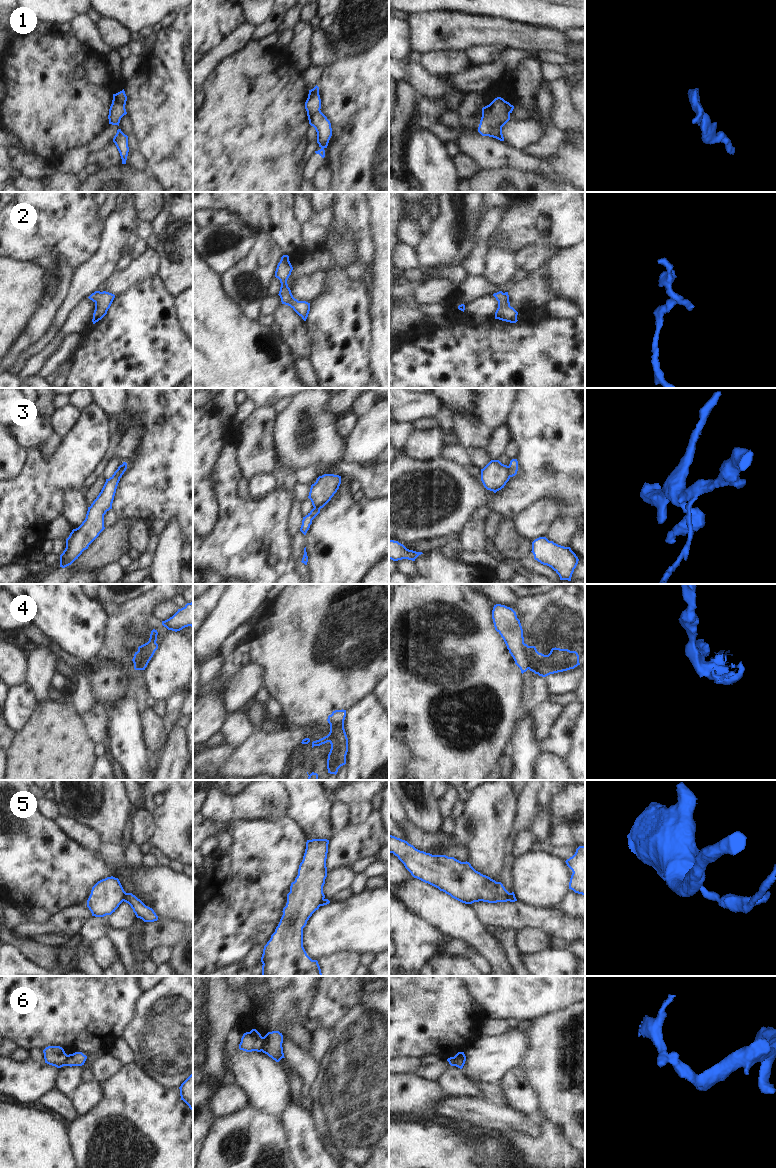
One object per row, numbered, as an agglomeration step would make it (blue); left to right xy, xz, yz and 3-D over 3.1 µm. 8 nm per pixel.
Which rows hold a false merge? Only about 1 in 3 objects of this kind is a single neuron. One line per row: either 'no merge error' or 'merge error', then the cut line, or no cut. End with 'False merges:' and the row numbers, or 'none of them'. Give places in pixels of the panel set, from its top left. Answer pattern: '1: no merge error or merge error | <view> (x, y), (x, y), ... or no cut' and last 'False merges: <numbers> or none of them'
1: no merge error | no cut
2: no merge error | no cut
3: merge error | yz (507, 466), (508, 473), (511, 476)
4: merge error | yz (528, 646), (529, 668)
5: merge error | xy (126, 893), (123, 900)
6: merge error | xz (263, 1037), (263, 1045), (260, 1050)
False merges: 3, 4, 5, 6

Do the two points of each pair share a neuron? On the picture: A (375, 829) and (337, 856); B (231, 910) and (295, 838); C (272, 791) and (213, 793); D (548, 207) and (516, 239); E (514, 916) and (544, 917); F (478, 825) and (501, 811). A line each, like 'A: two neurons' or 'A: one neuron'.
A: one neuron
B: one neuron
C: one neuron
D: one neuron
E: one neuron
F: one neuron

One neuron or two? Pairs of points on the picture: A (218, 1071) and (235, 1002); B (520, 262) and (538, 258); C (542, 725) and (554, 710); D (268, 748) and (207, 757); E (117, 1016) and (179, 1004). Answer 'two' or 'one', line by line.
A: one
B: one
C: one
D: two
E: two

